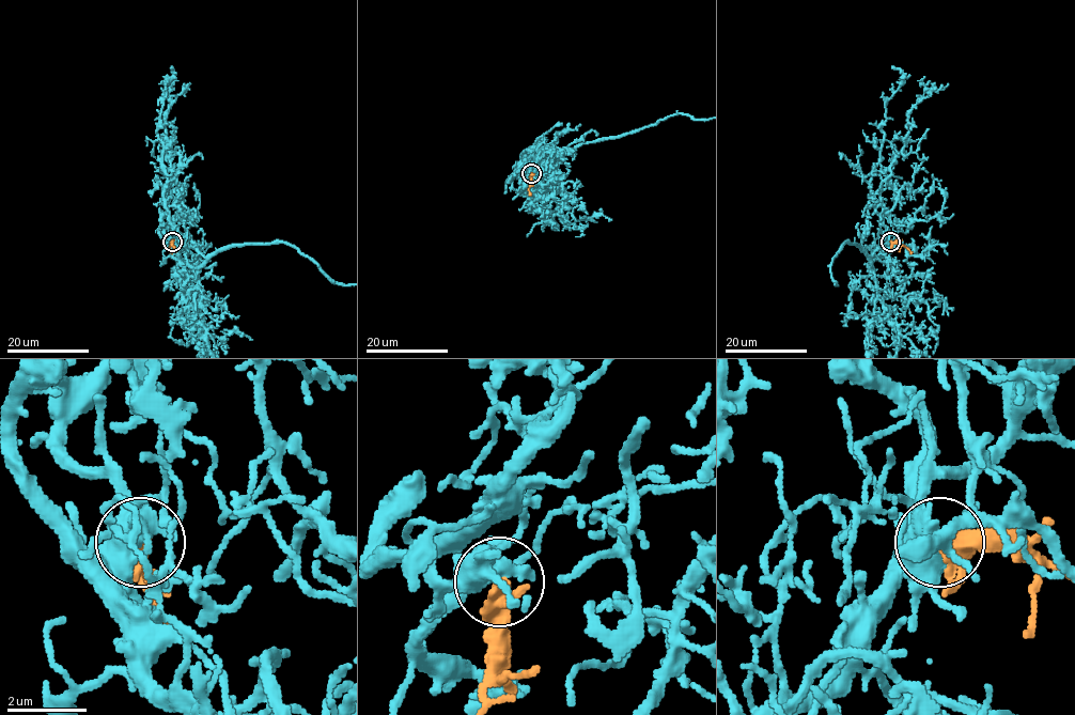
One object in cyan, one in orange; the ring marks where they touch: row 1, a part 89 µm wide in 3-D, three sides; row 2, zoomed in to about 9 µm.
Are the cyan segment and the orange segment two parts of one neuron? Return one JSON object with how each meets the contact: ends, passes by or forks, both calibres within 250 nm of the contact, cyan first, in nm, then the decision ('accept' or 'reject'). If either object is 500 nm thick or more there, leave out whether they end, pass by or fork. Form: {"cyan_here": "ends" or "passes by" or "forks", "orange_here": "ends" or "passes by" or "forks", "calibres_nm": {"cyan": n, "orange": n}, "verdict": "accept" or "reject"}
{"cyan_here": "forks", "orange_here": "passes by", "calibres_nm": {"cyan": 480, "orange": 400}, "verdict": "accept"}

